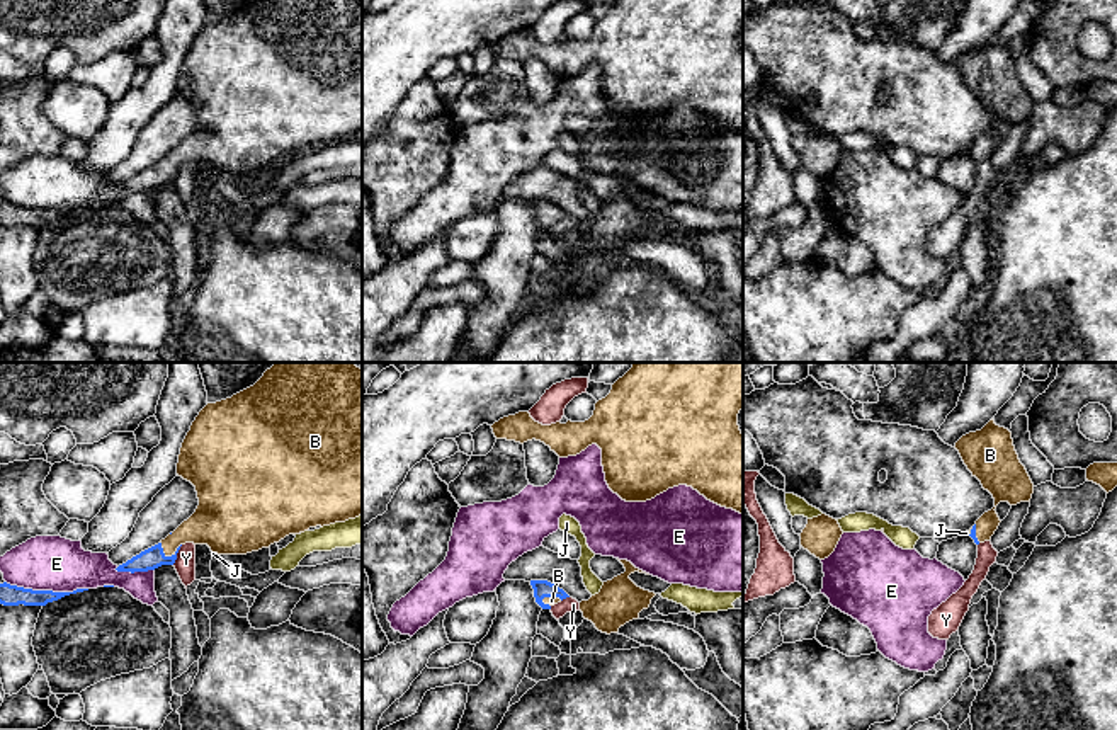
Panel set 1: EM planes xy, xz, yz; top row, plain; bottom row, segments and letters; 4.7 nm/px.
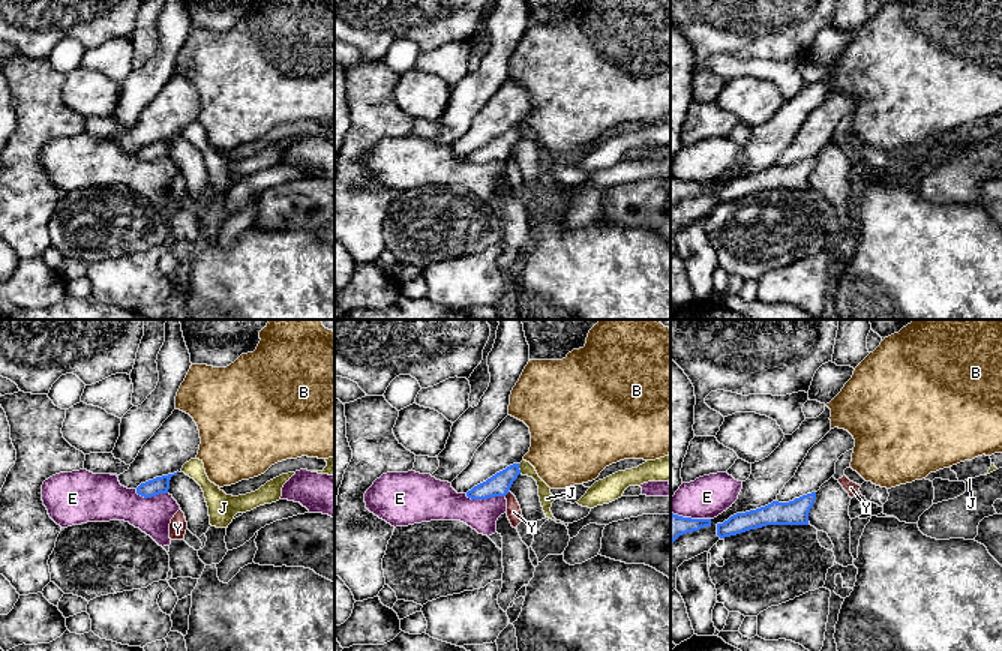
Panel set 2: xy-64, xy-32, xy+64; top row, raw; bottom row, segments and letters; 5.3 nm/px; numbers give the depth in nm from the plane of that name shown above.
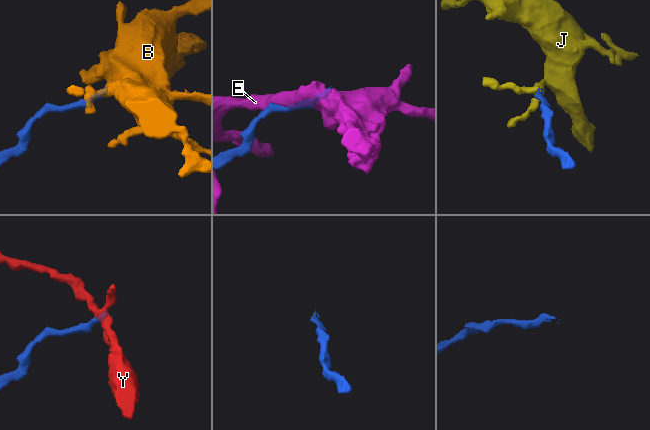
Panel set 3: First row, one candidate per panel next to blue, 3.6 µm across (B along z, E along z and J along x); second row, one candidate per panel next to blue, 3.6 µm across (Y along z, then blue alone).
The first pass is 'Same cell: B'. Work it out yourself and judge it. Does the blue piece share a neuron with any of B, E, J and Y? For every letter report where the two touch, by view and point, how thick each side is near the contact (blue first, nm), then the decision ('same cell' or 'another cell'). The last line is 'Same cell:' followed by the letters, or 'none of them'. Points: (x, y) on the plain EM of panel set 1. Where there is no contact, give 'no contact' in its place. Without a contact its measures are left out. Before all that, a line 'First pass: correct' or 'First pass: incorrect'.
First pass: correct
B: xy (172, 174) | 100/200 nm | same cell
E: xy (46, 210) | 100/260 nm | another cell
J: yz (971, 152) | 30/20 nm | another cell
Y: xy (175, 174) | 100/100 nm | another cell
Same cell: B

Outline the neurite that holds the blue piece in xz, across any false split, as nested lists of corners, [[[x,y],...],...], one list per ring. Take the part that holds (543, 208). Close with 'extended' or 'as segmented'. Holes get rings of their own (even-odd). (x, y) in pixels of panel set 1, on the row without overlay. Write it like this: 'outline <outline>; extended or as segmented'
outline [[[530,199],[530,204],[534,208],[536,221],[542,228],[551,228],[554,223],[570,216],[563,208],[556,206],[554,202],[547,199]]]; extended

